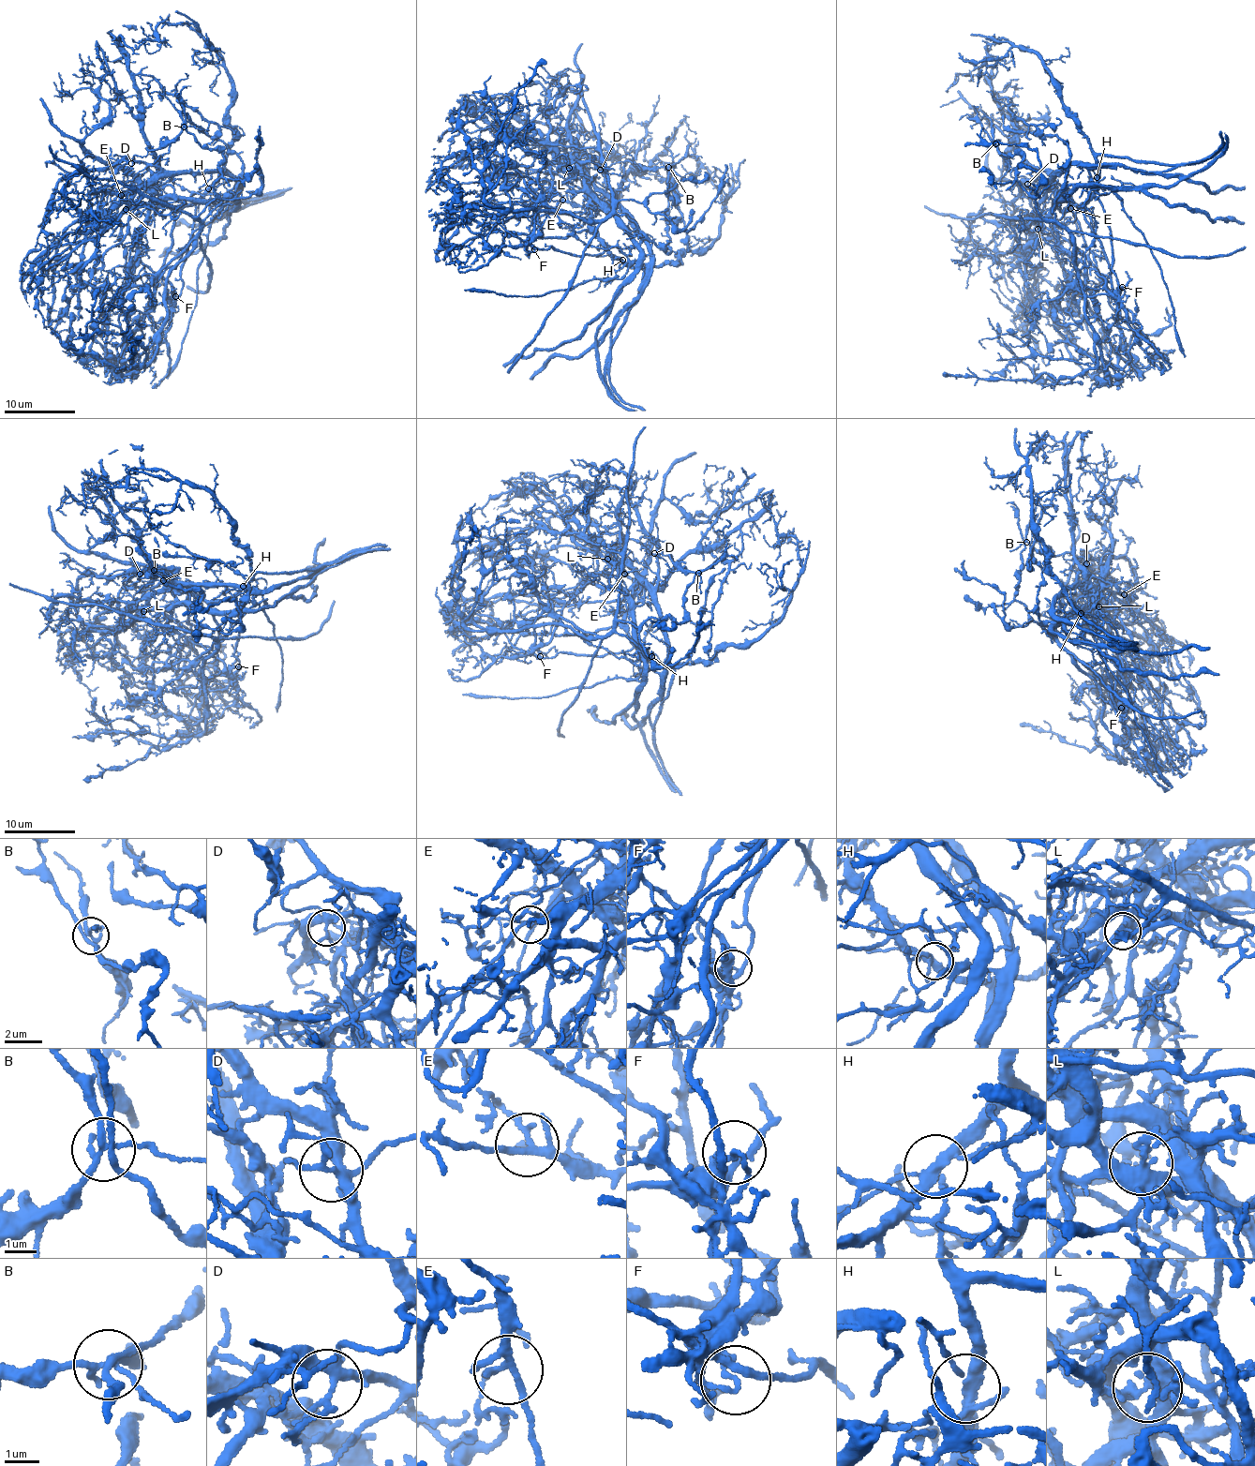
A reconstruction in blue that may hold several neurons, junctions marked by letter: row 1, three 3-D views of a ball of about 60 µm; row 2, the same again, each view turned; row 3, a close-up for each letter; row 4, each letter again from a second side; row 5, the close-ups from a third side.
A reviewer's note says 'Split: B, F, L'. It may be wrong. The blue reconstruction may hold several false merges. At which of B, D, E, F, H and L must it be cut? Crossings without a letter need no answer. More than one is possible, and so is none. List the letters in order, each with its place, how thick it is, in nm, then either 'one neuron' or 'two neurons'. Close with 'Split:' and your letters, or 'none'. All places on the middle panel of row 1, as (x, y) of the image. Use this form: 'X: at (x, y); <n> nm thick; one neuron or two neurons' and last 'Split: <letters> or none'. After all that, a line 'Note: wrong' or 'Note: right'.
B: at (668, 167); 200 nm thick; two neurons
D: at (600, 170); 240 nm thick; one neuron
E: at (562, 200); 190 nm thick; one neuron
F: at (534, 249); 180 nm thick; two neurons
H: at (622, 260); 300 nm thick; two neurons
L: at (569, 168); 400 nm thick; two neurons
Split: B, F, H, L
Note: wrong

